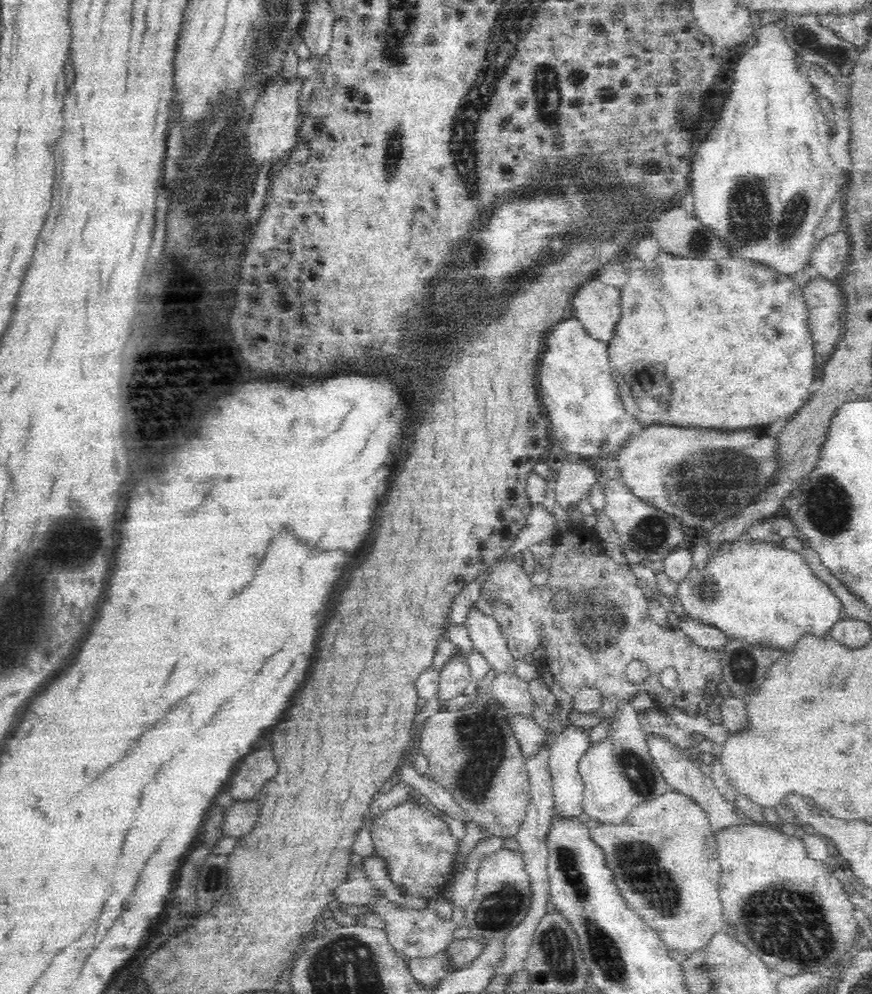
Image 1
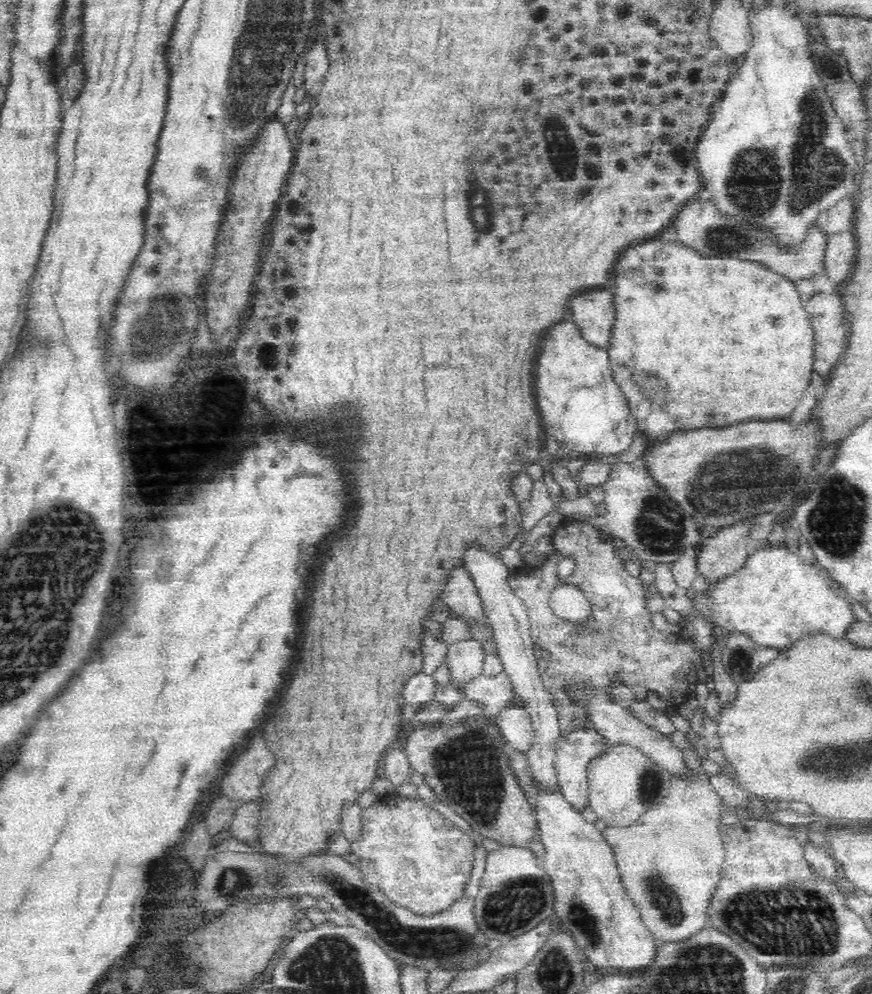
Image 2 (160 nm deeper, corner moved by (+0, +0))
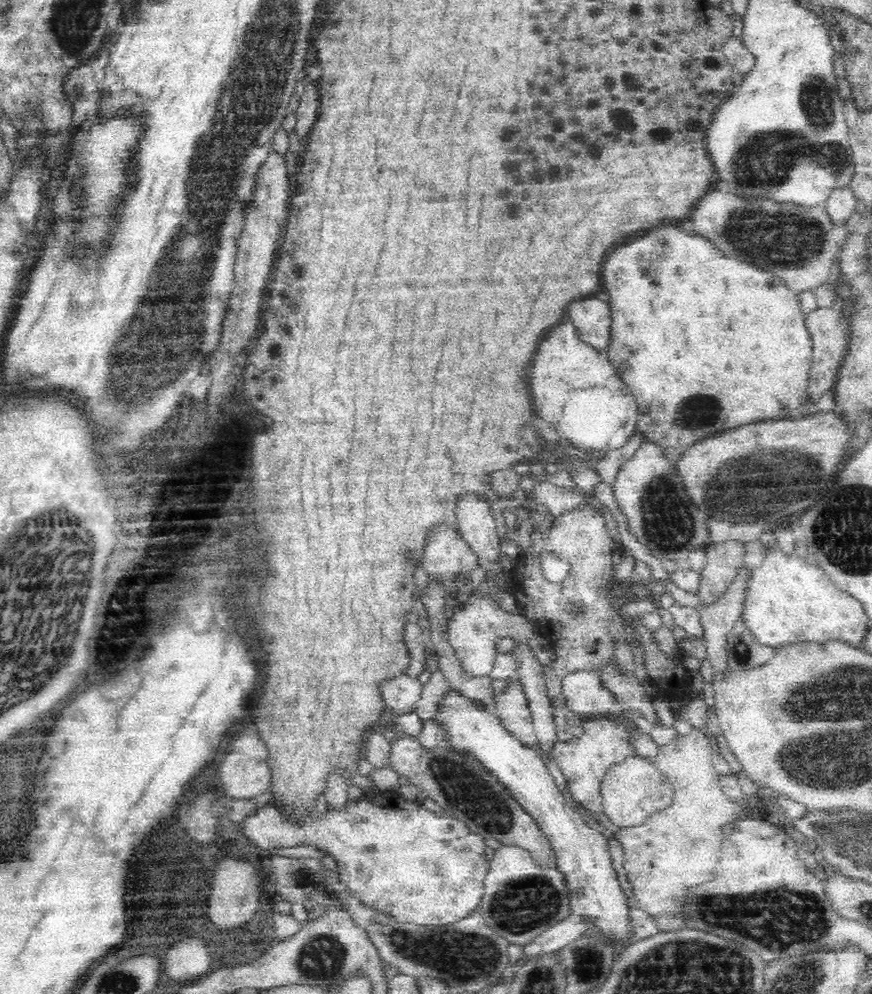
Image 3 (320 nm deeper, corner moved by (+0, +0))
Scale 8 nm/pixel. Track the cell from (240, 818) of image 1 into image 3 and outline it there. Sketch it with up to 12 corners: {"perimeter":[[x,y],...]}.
{"perimeter":[[396,790],[295,826],[261,850],[318,846],[363,902],[418,925],[479,906],[484,838]]}

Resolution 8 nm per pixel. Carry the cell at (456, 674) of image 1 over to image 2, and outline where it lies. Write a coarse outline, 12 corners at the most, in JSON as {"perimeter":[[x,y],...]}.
{"perimeter":[[461,640],[447,652],[449,684],[482,675],[486,644]]}

